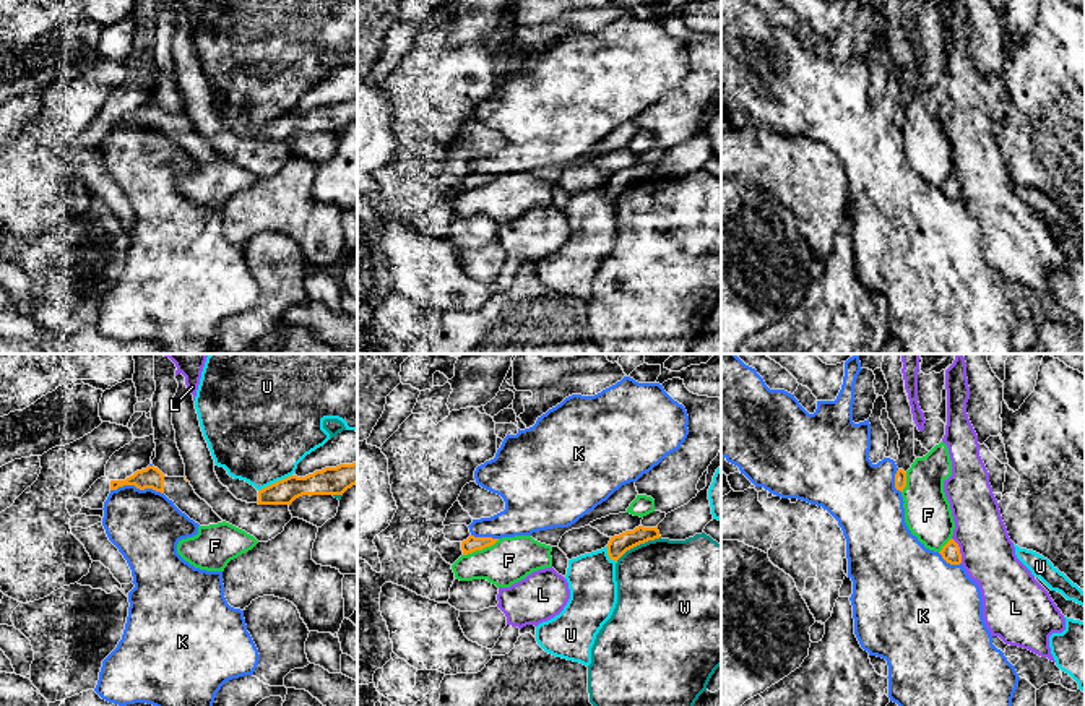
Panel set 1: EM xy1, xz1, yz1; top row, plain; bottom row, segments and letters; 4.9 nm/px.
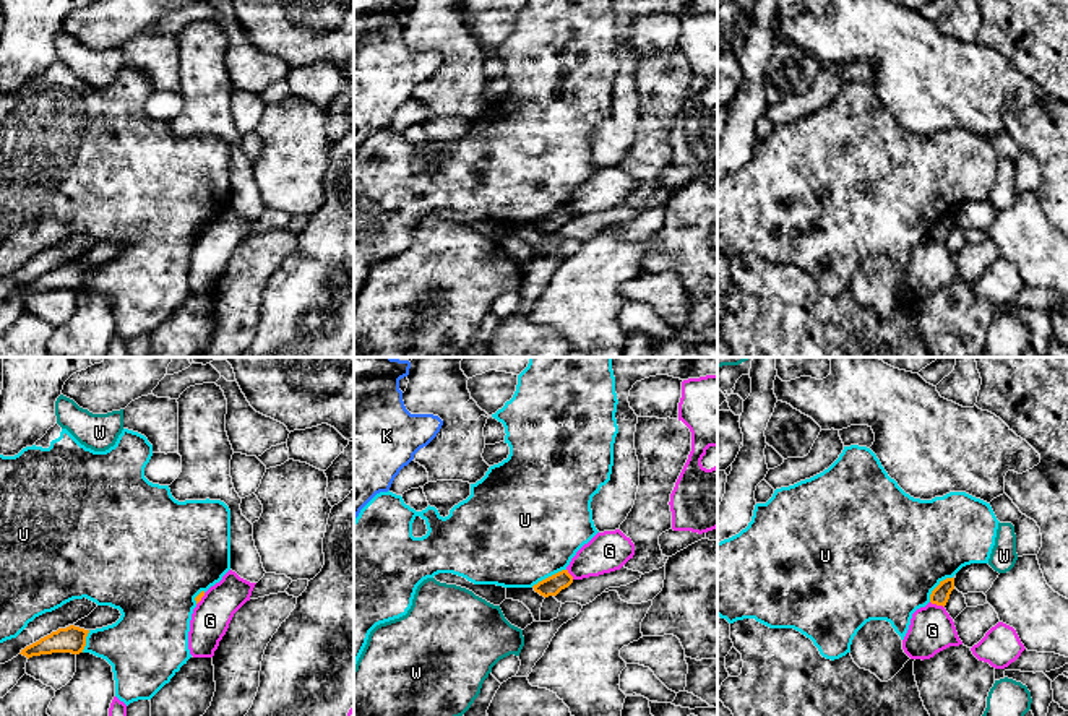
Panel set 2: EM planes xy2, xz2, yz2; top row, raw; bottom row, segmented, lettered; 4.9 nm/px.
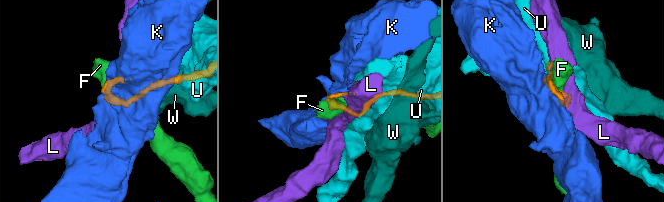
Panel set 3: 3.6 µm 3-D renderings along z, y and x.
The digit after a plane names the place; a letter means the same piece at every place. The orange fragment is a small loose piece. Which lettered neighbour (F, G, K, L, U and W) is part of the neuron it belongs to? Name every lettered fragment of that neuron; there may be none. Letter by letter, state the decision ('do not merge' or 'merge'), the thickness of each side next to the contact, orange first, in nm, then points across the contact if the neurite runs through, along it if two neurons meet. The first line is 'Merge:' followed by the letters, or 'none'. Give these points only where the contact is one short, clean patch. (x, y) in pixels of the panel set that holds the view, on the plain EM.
Merge: none
F: do not merge | 80/220 nm
G: do not merge | 90/220 nm | along yz2 (930, 237), (943, 244)
K: do not merge | 110/360 nm
L: do not merge | 100/260 nm
U: do not merge | 100/500 nm
W: do not merge | 100/460 nm

